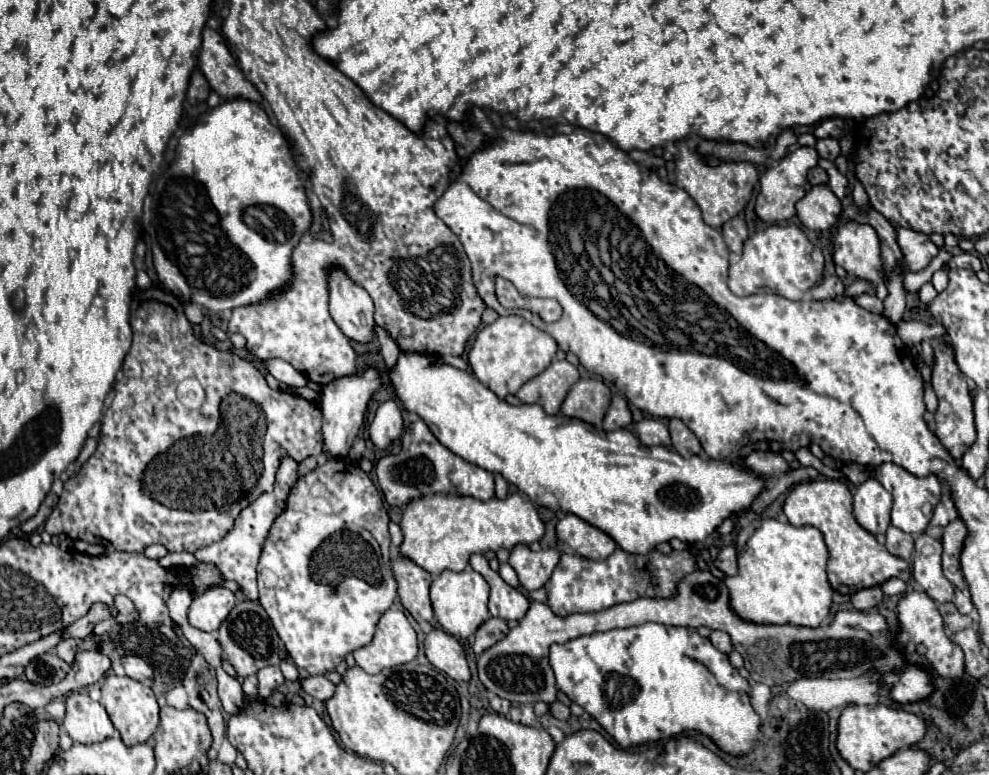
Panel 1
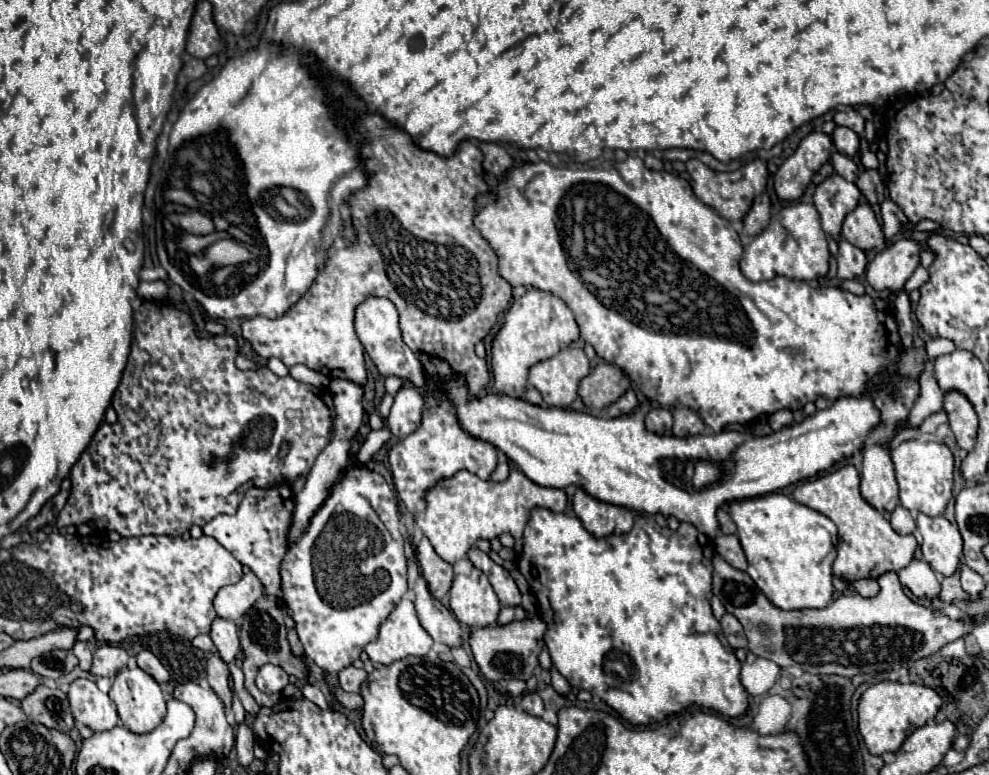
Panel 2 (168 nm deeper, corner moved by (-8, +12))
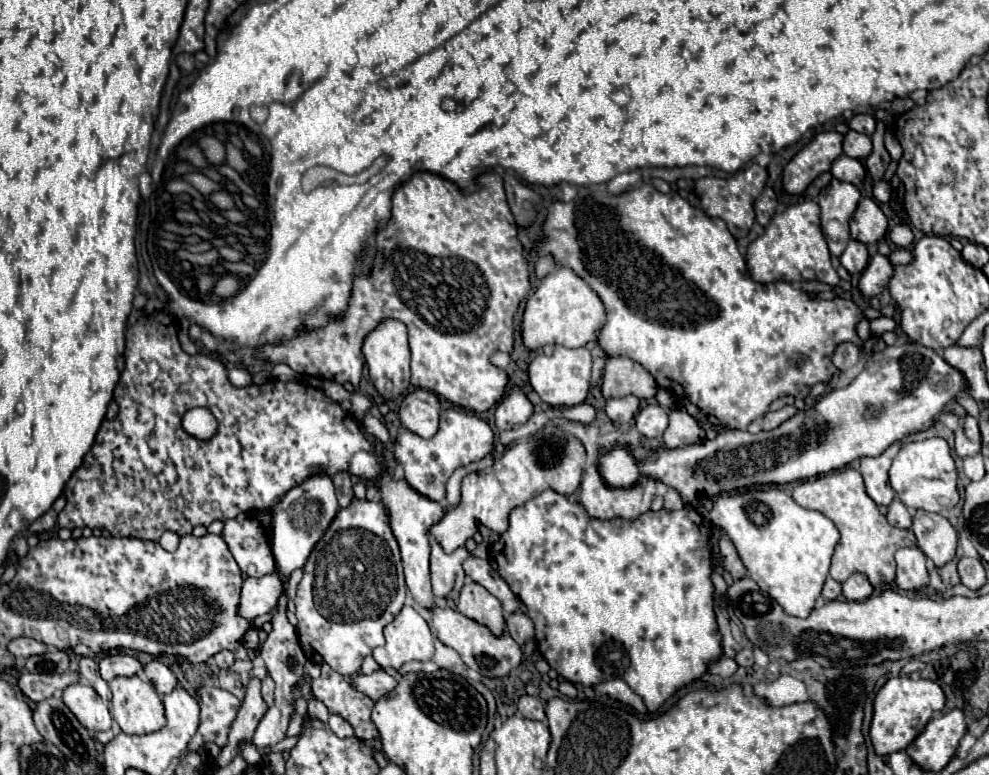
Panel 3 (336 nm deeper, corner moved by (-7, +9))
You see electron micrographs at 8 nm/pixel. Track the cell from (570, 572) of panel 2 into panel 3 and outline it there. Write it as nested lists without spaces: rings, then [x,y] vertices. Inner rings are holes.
[[[543,490],[523,506],[517,506],[509,514],[509,528],[499,536],[499,546],[501,554],[495,554],[495,546],[491,548],[491,556],[497,562],[501,578],[509,584],[515,596],[527,606],[527,614],[535,624],[535,642],[541,652],[541,656],[549,662],[553,670],[557,670],[563,678],[571,682],[579,682],[583,686],[593,686],[599,682],[607,682],[611,678],[621,678],[625,680],[645,702],[647,712],[637,712],[639,714],[654,713],[669,696],[675,694],[677,688],[689,684],[691,680],[699,678],[705,674],[707,666],[711,660],[717,660],[721,656],[721,634],[717,630],[717,620],[713,614],[713,582],[711,582],[711,524],[691,506],[685,506],[681,510],[671,510],[667,512],[661,508],[659,512],[645,512],[639,518],[625,520],[625,518],[611,518],[611,520],[599,520],[591,518],[587,510],[579,502],[569,502],[565,494],[559,494],[555,490]]]

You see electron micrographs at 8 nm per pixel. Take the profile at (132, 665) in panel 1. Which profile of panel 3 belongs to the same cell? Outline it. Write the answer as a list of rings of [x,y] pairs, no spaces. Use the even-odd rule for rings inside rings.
[[[161,662],[145,664],[145,676],[149,678],[149,682],[153,684],[153,688],[159,694],[169,694],[177,686],[175,674],[165,664],[161,664]]]

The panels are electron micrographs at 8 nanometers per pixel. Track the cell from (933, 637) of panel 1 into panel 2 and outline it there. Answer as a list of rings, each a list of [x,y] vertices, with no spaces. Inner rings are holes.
[[[914,559],[908,567],[898,571],[898,577],[900,577],[900,583],[906,585],[920,599],[924,597],[932,601],[934,597],[940,595],[940,581],[926,561]]]

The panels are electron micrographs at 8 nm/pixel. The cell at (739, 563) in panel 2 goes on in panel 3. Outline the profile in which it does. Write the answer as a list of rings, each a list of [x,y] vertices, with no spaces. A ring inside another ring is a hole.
[[[723,536],[719,540],[719,552],[721,552],[721,558],[723,558],[723,568],[733,576],[733,580],[741,580],[741,578],[747,576],[747,570],[745,570],[741,558],[737,556],[733,542],[727,536]]]

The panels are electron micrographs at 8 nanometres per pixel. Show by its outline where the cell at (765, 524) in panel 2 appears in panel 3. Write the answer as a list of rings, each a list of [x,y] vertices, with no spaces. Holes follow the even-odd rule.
[[[773,484],[715,496],[709,518],[727,532],[741,562],[745,562],[749,578],[753,578],[789,616],[807,618],[815,600],[821,596],[831,556],[839,542],[835,524],[825,514],[799,506],[785,490]]]

